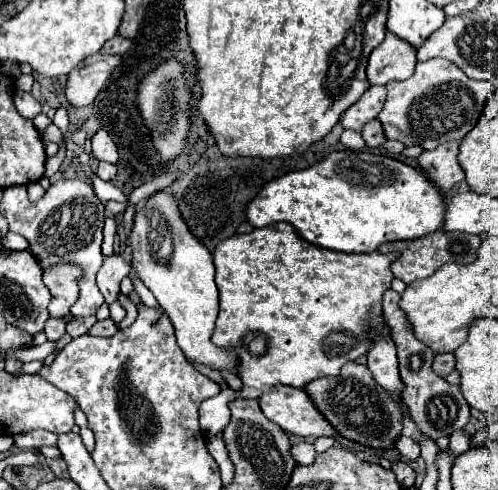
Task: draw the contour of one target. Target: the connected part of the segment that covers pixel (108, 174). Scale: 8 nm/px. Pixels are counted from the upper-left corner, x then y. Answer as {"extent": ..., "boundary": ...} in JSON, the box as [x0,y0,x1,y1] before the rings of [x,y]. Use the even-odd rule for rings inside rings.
{"extent":[96,162,116,182],"boundary":[[[100,162],[98,164],[98,170],[96,170],[96,176],[98,178],[102,178],[104,182],[108,182],[108,180],[112,180],[114,176],[116,176],[116,164],[106,164],[106,162]]]}

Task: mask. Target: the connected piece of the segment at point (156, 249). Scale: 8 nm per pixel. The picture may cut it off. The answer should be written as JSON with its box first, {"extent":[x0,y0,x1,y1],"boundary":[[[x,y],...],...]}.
{"extent":[130,192,238,374],"boundary":[[[156,192],[138,206],[130,244],[134,250],[132,266],[170,316],[176,328],[178,346],[182,348],[186,360],[192,364],[204,364],[218,372],[228,370],[230,374],[238,374],[238,356],[234,354],[234,348],[220,348],[212,344],[218,316],[218,288],[214,284],[212,254],[190,234],[170,194]]]}

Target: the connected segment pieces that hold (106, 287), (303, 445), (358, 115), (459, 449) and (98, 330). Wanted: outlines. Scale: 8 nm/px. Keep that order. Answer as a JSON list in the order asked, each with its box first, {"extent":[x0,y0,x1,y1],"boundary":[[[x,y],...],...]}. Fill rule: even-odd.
[{"extent":[96,254,130,304],"boundary":[[[118,254],[104,258],[104,264],[96,276],[96,282],[108,304],[112,304],[116,300],[116,296],[120,292],[120,282],[128,274],[130,274],[130,266]]]},{"extent":[292,442,316,464],"boundary":[[[300,442],[300,444],[294,444],[292,446],[292,456],[298,464],[312,464],[314,458],[316,458],[316,450],[314,450],[314,444],[310,442]]]},{"extent":[342,86,386,132],"boundary":[[[370,86],[362,98],[342,114],[342,128],[362,132],[364,124],[378,118],[386,100],[386,86]]]},{"extent":[448,430,470,456],"boundary":[[[456,430],[456,432],[450,436],[448,454],[452,454],[452,456],[460,456],[460,454],[466,452],[468,448],[470,448],[470,438],[468,438],[462,430]]]},{"extent":[88,318,118,336],"boundary":[[[108,318],[108,320],[100,320],[100,322],[96,322],[96,324],[90,328],[88,334],[92,334],[92,336],[114,336],[116,332],[118,332],[116,322],[114,322],[112,318]]]}]

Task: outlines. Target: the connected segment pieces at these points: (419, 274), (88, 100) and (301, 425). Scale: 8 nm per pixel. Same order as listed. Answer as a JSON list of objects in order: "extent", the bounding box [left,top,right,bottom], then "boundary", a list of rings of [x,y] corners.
[{"extent":[380,230,482,284],"boundary":[[[438,230],[430,236],[424,238],[416,238],[410,242],[390,242],[388,246],[380,248],[380,250],[398,250],[402,252],[402,256],[392,264],[392,274],[396,278],[400,278],[402,282],[410,284],[414,280],[432,276],[440,266],[448,264],[448,262],[456,262],[456,264],[470,264],[476,260],[478,250],[482,246],[482,238],[474,236],[474,234],[466,234],[466,232],[446,232],[446,230]]]},{"extent":[66,54,122,106],"boundary":[[[94,54],[80,62],[68,76],[66,84],[66,98],[72,106],[86,106],[92,104],[94,98],[100,94],[102,86],[110,78],[110,74],[122,64],[120,54]]]},{"extent":[260,386,338,436],"boundary":[[[278,386],[272,392],[262,394],[260,408],[268,420],[278,424],[284,432],[296,436],[336,436],[338,432],[322,418],[322,412],[316,410],[312,398],[304,388]]]}]

